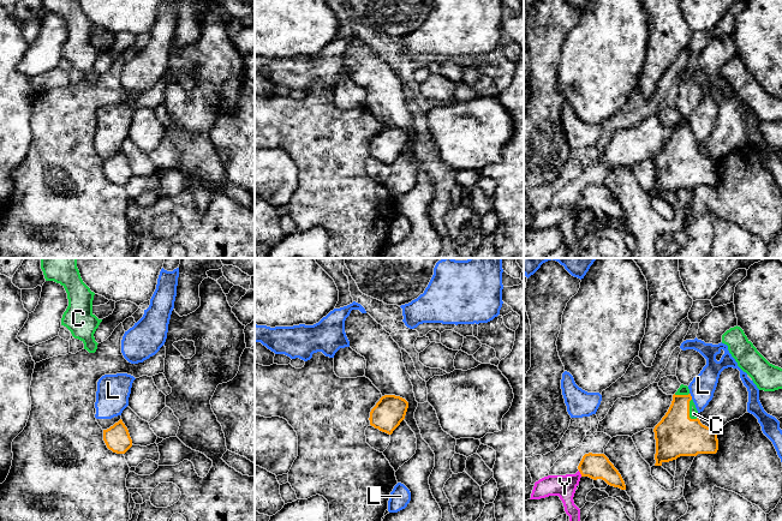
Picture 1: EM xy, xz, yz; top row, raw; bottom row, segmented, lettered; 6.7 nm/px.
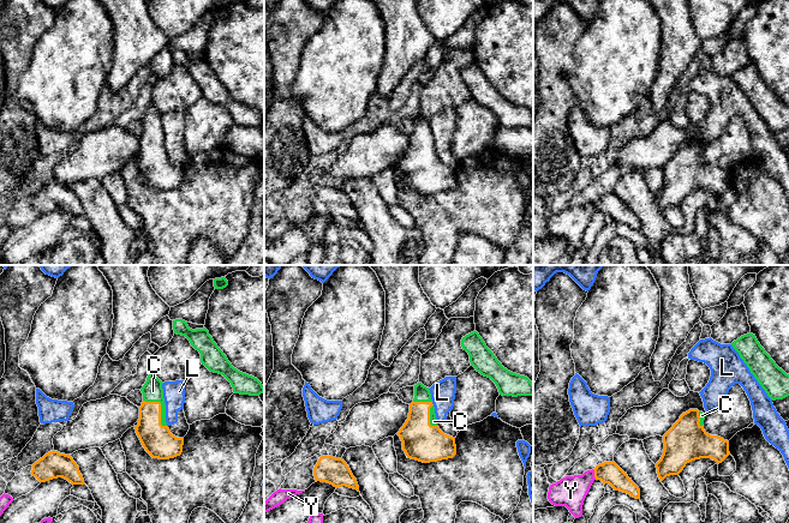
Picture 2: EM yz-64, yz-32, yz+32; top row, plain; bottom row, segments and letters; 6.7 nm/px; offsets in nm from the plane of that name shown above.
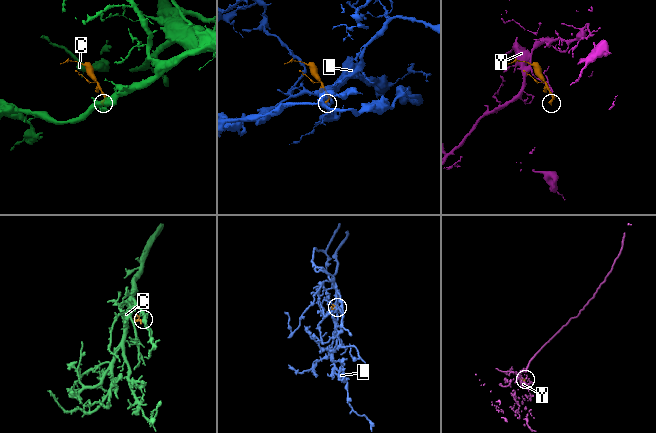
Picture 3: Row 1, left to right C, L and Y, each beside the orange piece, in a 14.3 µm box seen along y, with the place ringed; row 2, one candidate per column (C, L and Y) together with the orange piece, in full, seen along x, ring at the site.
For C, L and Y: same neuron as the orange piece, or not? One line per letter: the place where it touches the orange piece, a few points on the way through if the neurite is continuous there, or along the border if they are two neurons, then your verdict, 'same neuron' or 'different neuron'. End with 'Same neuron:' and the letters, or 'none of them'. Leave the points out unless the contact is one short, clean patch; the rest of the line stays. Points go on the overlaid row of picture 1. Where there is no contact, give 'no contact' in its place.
C: yz (688, 411) | across yz (676, 435), (688, 411), (693, 413) | same neuron
L: yz (691, 396) | along yz (690, 393), (692, 399) | different neuron
Y: yz (580, 473) | along yz (578, 471), (581, 475) | different neuron
Same neuron: C

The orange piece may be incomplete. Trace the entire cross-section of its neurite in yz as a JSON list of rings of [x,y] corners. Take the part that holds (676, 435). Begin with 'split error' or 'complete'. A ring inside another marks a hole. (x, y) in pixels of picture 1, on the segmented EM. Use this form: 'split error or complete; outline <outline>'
split error; outline [[[681,384],[673,395],[671,405],[655,426],[655,466],[676,460],[680,456],[716,454],[717,432],[703,425],[687,385]]]

